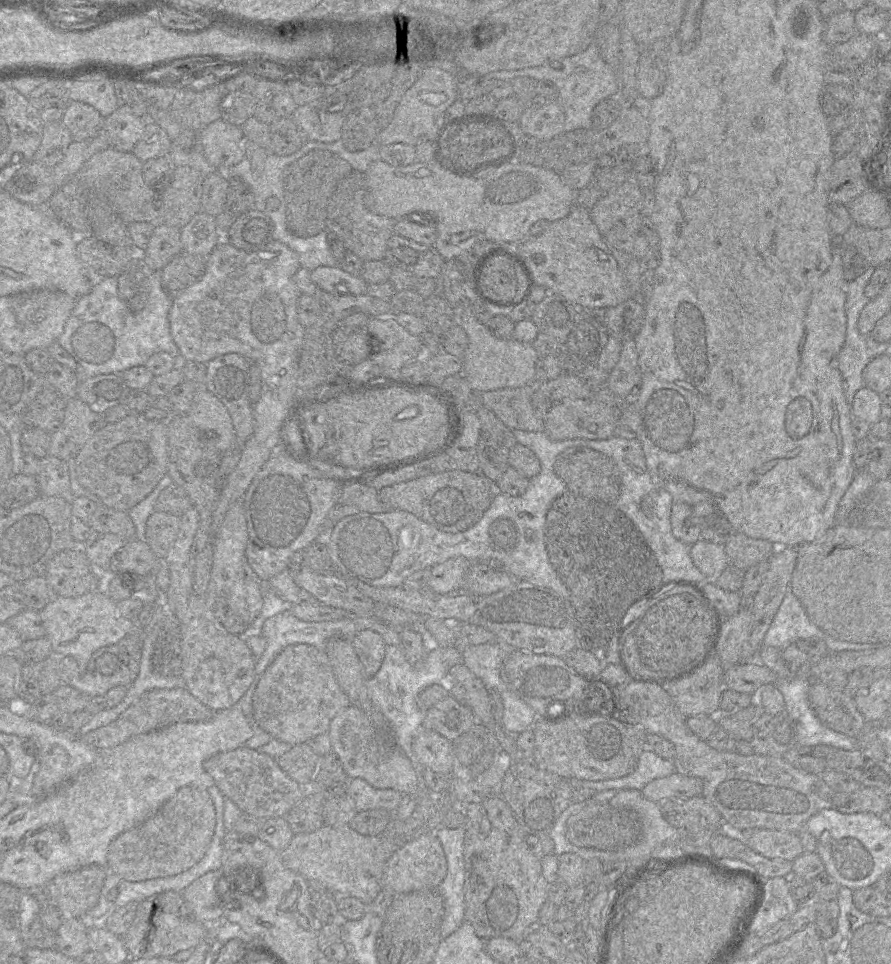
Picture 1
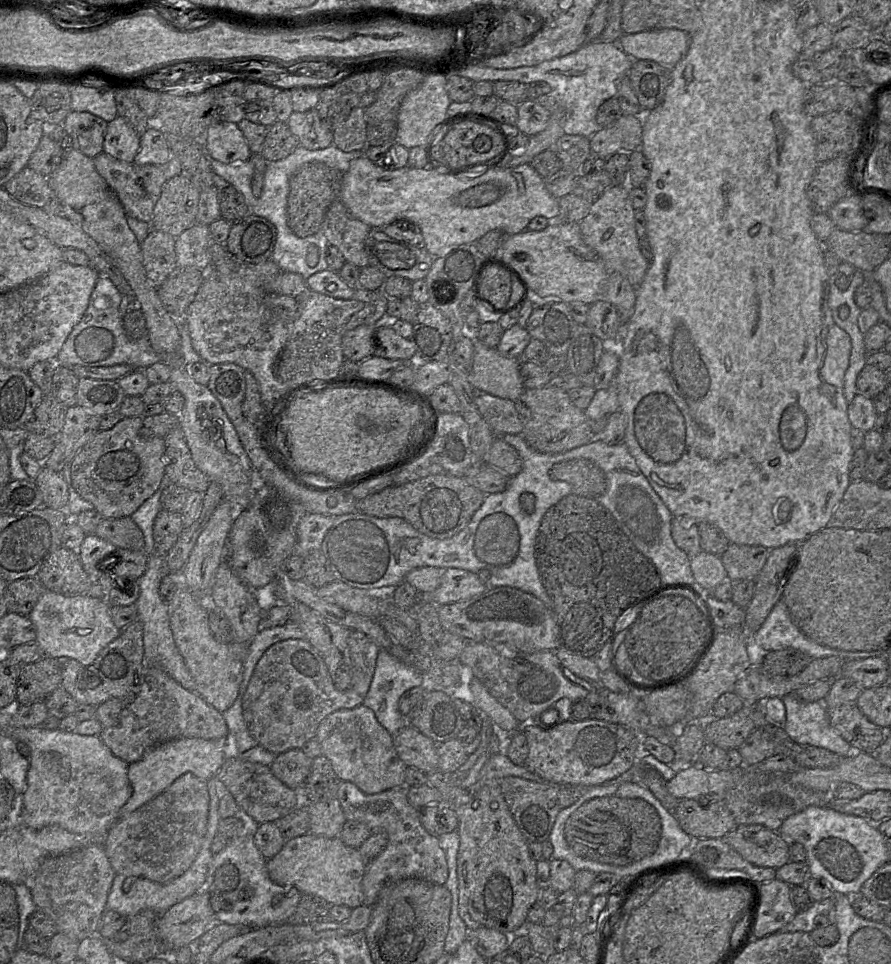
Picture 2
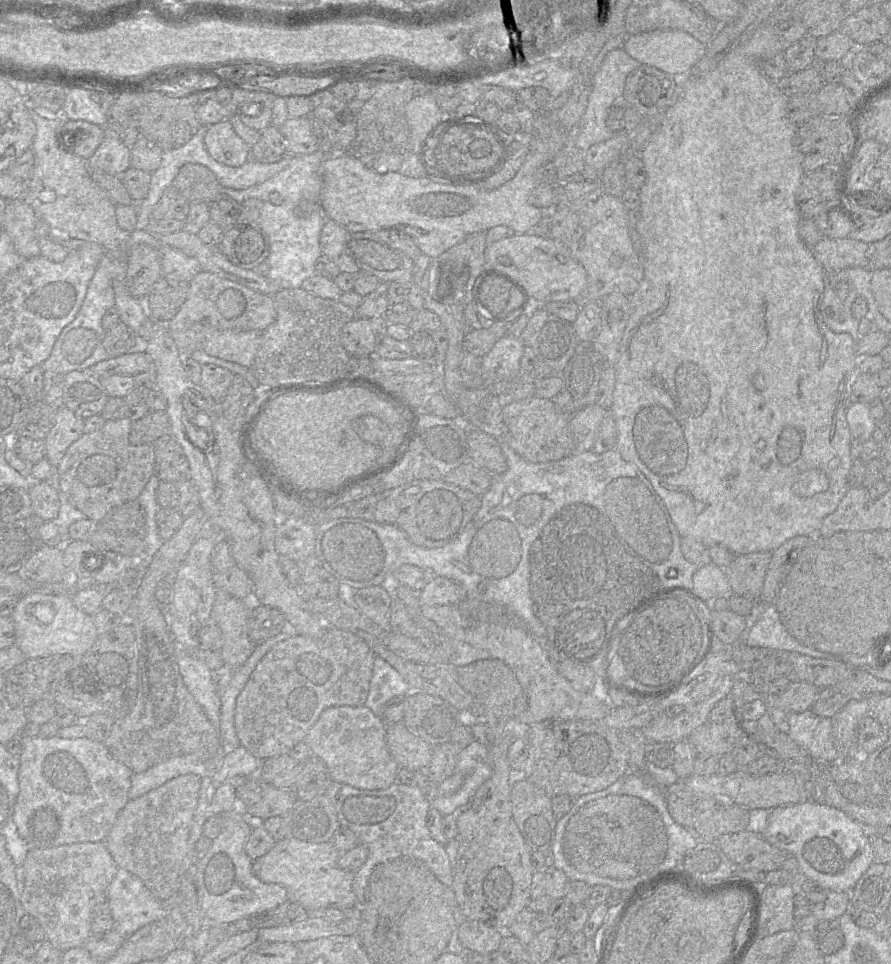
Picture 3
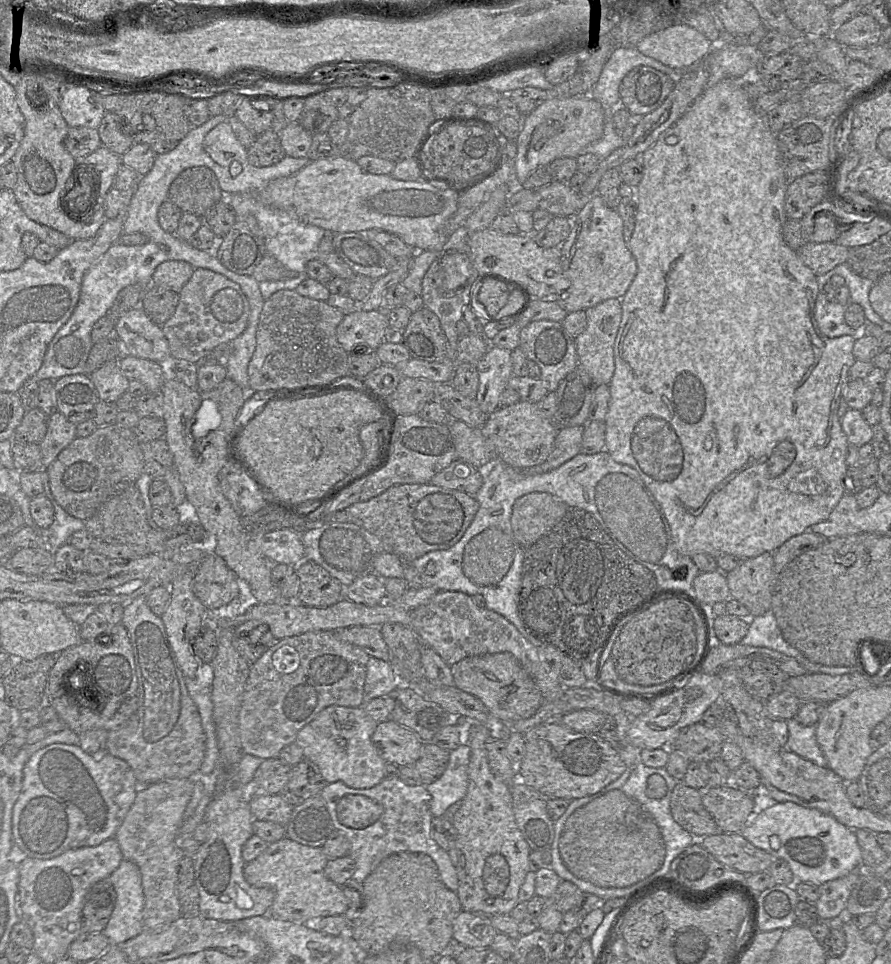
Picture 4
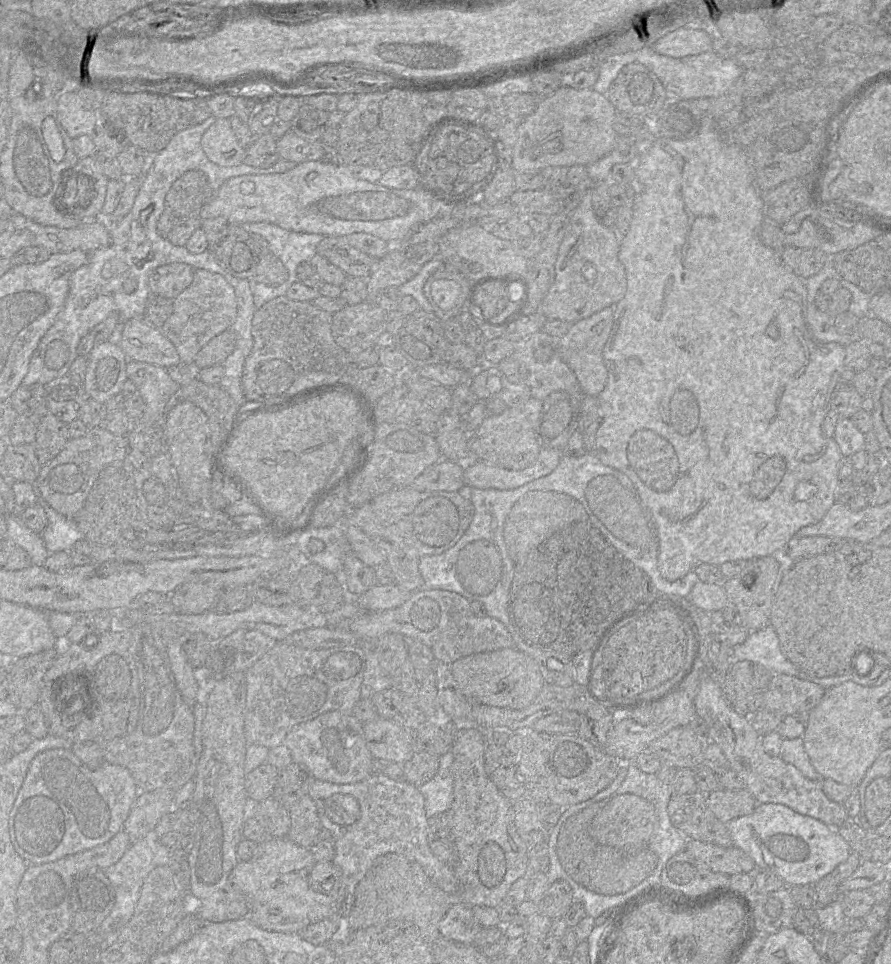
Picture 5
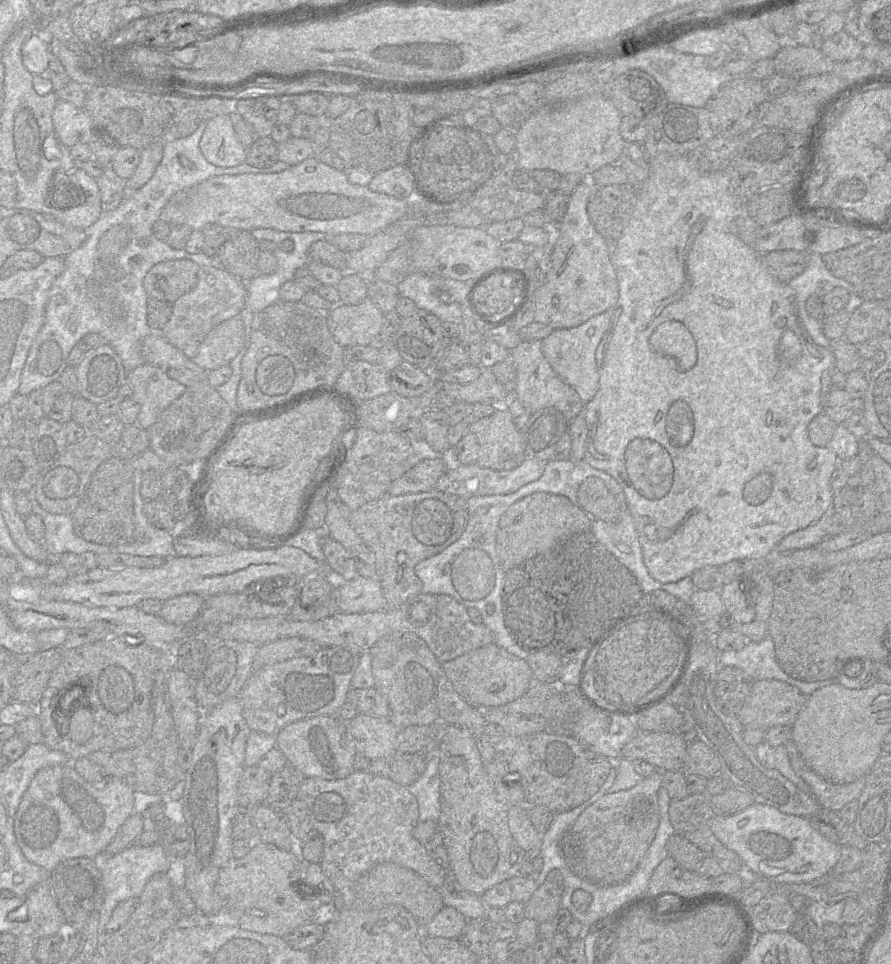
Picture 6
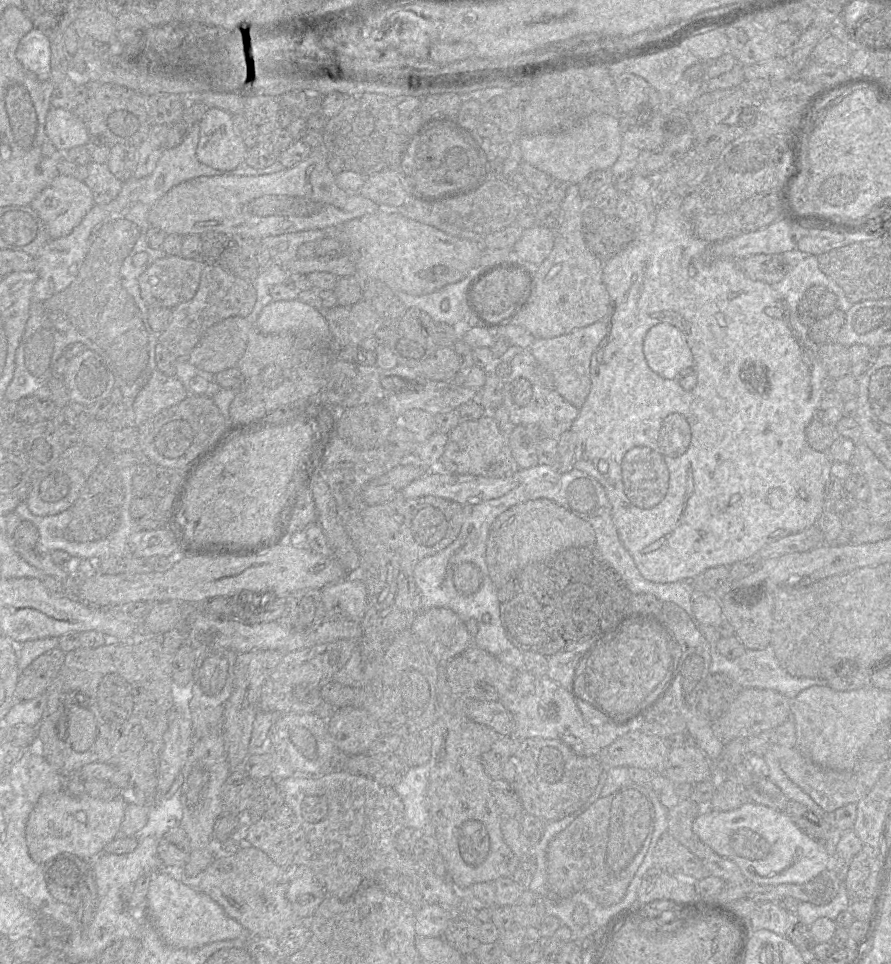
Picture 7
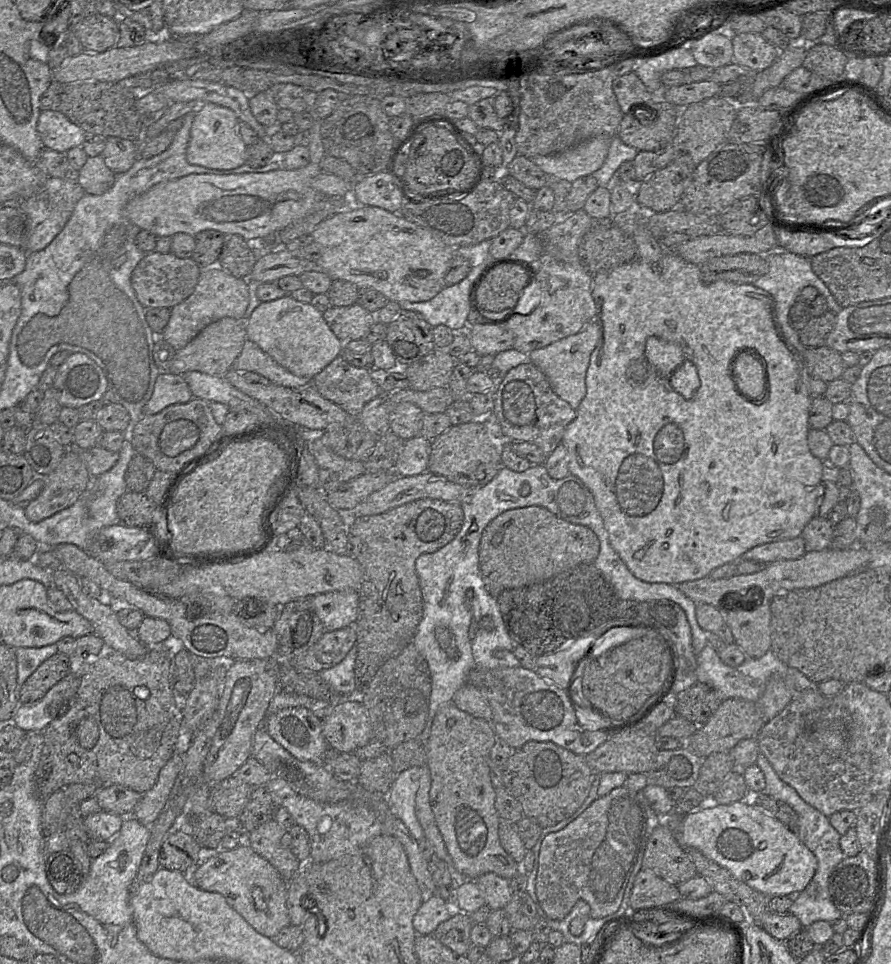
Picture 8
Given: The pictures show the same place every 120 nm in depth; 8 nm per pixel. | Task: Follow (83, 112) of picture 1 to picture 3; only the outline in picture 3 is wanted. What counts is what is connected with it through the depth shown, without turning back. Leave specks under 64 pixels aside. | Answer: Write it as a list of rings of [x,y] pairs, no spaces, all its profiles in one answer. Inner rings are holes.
[[[66,120],[60,136],[61,148],[73,149],[73,154],[88,162],[105,136],[105,127],[84,120]]]

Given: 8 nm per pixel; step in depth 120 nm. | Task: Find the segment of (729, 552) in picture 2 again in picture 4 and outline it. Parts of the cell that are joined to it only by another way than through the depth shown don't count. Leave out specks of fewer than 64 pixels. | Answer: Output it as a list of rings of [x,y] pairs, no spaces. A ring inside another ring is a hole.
[[[766,552],[745,559],[726,575],[730,597],[744,604],[751,617],[771,609],[771,598],[776,580],[774,553]]]

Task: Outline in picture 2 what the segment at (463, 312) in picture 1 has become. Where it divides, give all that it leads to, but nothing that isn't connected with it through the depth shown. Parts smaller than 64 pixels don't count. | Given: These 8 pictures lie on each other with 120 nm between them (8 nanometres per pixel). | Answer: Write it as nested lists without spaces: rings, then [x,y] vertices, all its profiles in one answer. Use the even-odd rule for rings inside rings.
[[[476,338],[473,344],[473,363],[467,374],[473,389],[516,402],[525,390],[520,375],[520,358],[505,357]]]

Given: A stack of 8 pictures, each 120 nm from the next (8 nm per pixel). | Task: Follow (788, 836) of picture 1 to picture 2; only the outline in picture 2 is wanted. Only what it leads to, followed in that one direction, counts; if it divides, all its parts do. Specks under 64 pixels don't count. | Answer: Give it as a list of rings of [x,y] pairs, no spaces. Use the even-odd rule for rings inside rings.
[[[738,825],[721,839],[755,866],[777,869],[790,861],[790,845],[778,831],[762,825]]]

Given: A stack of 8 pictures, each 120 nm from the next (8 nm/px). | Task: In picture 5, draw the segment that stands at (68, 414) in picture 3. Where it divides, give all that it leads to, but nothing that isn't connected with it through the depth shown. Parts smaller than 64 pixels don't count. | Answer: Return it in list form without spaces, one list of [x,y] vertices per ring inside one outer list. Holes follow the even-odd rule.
[[[48,413],[41,422],[34,441],[34,449],[41,466],[53,460],[69,441],[68,424]]]

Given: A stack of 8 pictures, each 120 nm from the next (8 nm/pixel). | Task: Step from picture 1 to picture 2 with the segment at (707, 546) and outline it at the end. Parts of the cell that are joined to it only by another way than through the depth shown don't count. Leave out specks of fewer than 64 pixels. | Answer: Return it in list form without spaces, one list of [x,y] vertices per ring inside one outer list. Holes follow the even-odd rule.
[[[701,550],[691,557],[691,570],[695,585],[709,594],[715,587],[727,579],[727,573],[721,557]]]

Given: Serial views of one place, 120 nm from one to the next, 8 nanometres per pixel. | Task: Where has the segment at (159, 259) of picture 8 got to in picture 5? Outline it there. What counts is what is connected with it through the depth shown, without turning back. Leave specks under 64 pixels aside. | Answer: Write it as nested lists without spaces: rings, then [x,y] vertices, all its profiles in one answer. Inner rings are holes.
[[[186,263],[158,266],[149,276],[150,293],[174,299],[192,283],[193,277],[194,269]]]

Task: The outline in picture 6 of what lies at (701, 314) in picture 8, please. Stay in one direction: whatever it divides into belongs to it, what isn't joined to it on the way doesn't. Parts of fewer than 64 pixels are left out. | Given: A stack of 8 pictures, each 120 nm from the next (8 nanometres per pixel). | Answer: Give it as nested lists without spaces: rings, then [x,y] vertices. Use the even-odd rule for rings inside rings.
[[[661,153],[649,160],[649,175],[643,186],[636,191],[634,209],[627,224],[627,228],[615,245],[610,245],[611,262],[616,272],[619,297],[616,305],[611,310],[610,327],[604,334],[595,353],[599,373],[599,389],[591,401],[584,403],[583,409],[580,413],[587,426],[586,448],[582,460],[592,467],[608,473],[621,485],[637,529],[645,566],[651,577],[661,583],[677,582],[687,576],[691,576],[694,572],[704,567],[721,567],[733,560],[749,559],[764,562],[771,554],[774,554],[774,548],[780,540],[795,531],[804,529],[817,522],[825,513],[832,509],[834,493],[830,481],[833,472],[838,467],[839,460],[829,447],[818,447],[811,443],[808,437],[808,425],[816,415],[822,412],[825,395],[831,389],[831,378],[835,371],[835,358],[830,347],[822,347],[814,343],[809,334],[803,328],[798,315],[796,294],[788,285],[788,282],[780,282],[776,280],[763,264],[761,254],[757,253],[752,246],[746,244],[731,231],[732,221],[741,214],[747,213],[745,211],[745,204],[746,203],[741,201],[734,193],[729,177],[725,171],[711,173],[702,172],[685,155]],[[669,320],[676,320],[683,323],[691,332],[695,340],[697,347],[697,362],[688,371],[680,370],[673,358],[654,351],[650,345],[649,338],[654,330],[661,323]]]

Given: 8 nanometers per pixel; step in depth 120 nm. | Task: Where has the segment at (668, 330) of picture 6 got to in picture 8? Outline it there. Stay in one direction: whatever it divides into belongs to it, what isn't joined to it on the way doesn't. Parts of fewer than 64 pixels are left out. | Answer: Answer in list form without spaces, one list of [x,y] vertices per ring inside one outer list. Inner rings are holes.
[[[656,336],[647,338],[645,356],[658,374],[666,378],[669,378],[684,361],[684,354],[680,345]]]

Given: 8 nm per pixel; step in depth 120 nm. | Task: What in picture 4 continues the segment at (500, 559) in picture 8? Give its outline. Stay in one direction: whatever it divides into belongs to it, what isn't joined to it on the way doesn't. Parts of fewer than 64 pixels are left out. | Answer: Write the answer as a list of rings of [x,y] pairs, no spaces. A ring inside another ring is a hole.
[[[534,491],[521,496],[513,505],[510,519],[516,540],[523,548],[529,548],[571,508],[549,492]]]

